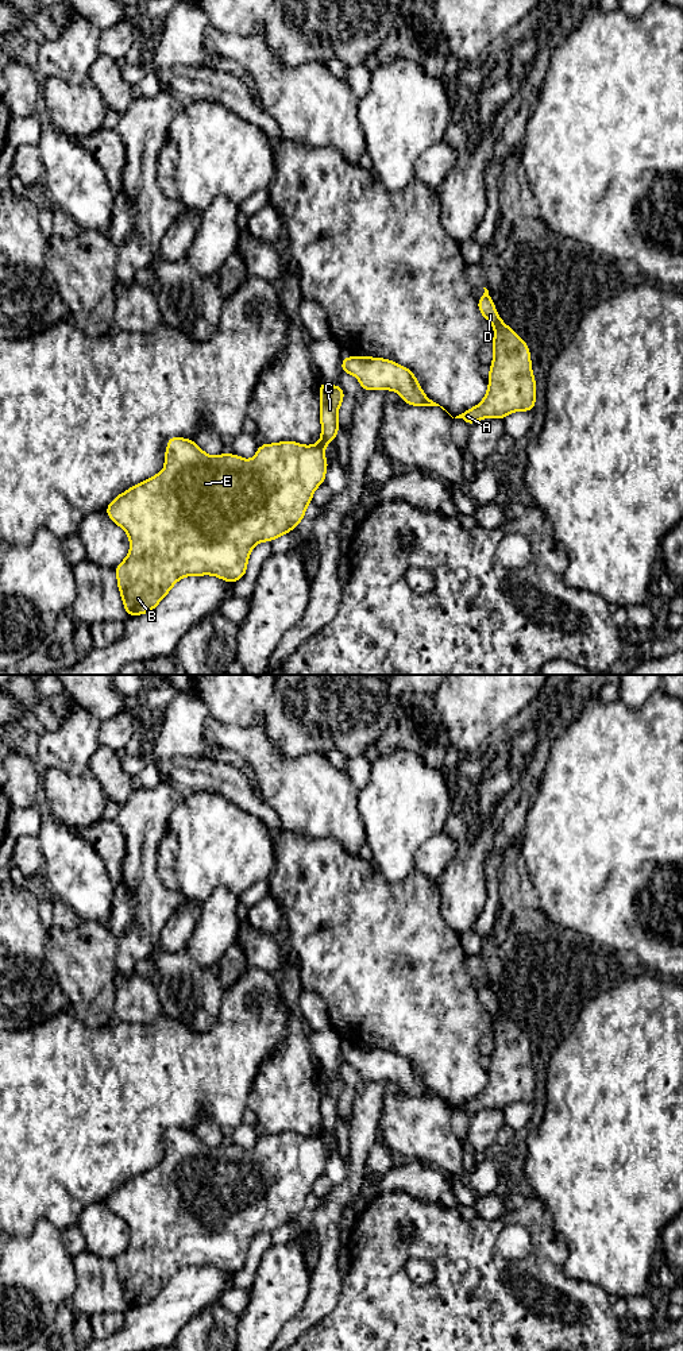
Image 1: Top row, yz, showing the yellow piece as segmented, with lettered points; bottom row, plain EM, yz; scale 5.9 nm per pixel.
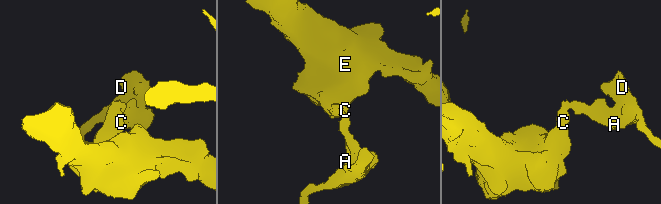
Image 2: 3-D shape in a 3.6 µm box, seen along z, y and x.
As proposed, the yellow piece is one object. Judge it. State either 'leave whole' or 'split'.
leave whole

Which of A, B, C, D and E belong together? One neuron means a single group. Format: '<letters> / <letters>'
A B C D E

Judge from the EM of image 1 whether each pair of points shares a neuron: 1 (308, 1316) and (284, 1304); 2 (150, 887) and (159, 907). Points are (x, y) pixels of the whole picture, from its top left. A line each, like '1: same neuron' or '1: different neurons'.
1: different neurons
2: same neuron

